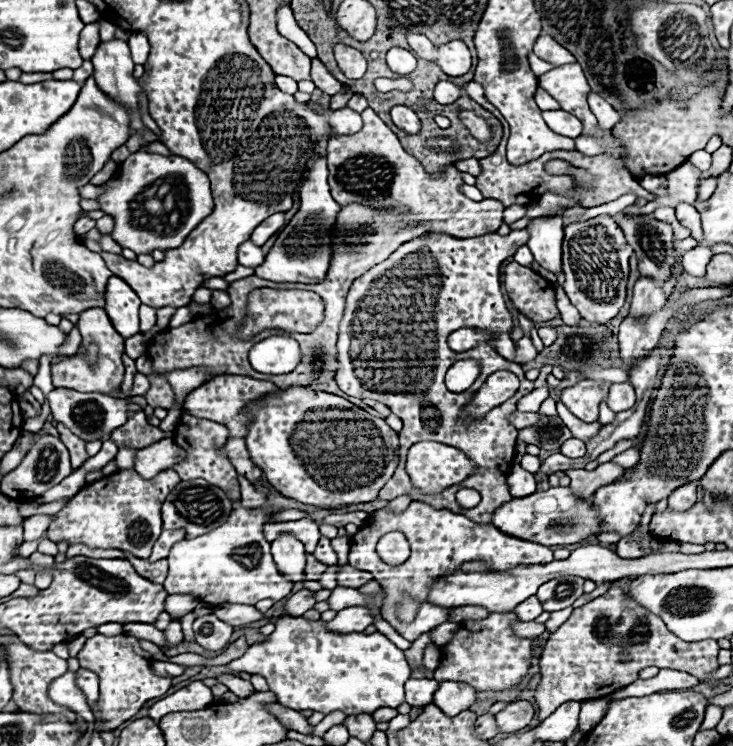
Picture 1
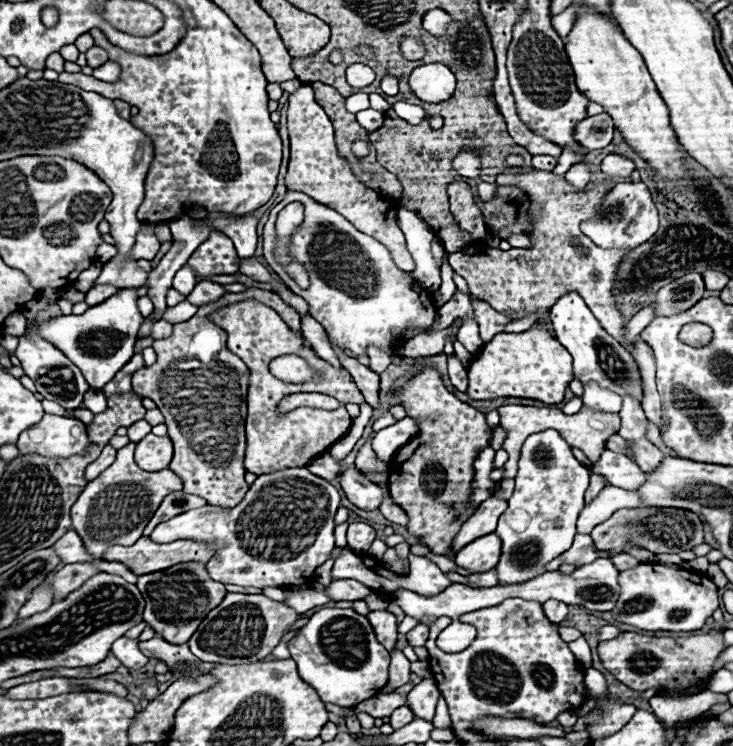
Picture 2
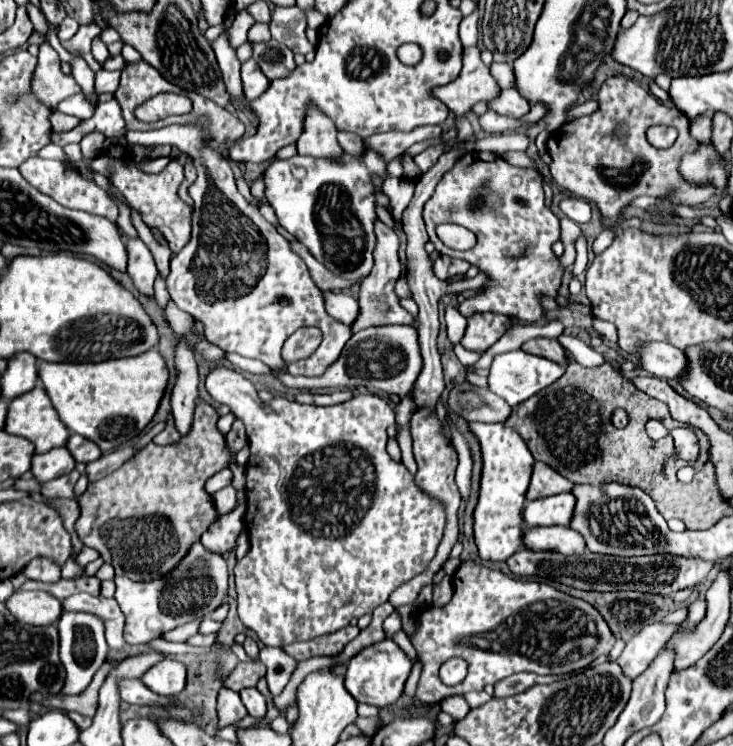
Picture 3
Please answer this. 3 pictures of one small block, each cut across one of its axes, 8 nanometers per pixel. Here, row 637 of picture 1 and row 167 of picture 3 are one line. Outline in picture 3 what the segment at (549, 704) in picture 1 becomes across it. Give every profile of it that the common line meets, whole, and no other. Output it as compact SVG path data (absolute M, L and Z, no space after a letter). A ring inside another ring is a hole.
M626 76L608 78L598 92L598 110L590 116L562 124L562 128L550 134L546 146L552 156L550 174L554 182L574 196L594 202L604 214L604 228L616 230L618 214L630 204L632 198L642 194L654 198L672 196L678 202L686 200L686 204L706 202L714 194L712 186L692 188L678 174L682 154L698 146L698 142L688 134L688 118L678 112L678 108L660 102L638 82ZM658 124L674 126L678 130L674 146L660 150L648 142L646 130Z

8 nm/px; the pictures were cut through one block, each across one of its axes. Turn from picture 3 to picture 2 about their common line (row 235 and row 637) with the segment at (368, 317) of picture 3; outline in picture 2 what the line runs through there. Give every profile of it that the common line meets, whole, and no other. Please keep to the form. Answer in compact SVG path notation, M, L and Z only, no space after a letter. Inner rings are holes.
M372 610L372 612L368 612L366 618L370 620L370 624L376 632L376 640L382 646L386 646L388 650L392 650L396 646L396 636L398 636L396 634L396 626L398 626L396 616L386 610Z

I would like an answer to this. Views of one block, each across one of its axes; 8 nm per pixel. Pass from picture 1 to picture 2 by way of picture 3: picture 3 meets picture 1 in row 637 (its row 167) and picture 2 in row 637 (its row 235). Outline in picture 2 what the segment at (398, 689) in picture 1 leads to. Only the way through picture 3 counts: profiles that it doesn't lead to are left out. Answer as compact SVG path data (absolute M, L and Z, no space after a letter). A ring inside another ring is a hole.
M322 608L322 610L318 610L316 614L312 614L308 618L308 624L304 624L298 630L298 634L288 640L288 650L298 664L300 678L304 682L308 682L320 694L322 702L332 702L342 708L350 708L350 706L356 706L356 704L376 696L378 690L382 690L388 684L390 654L374 638L374 630L372 630L370 622L366 620L366 616L356 614L352 608ZM336 618L338 618L338 628L324 628L324 626L332 624Z

